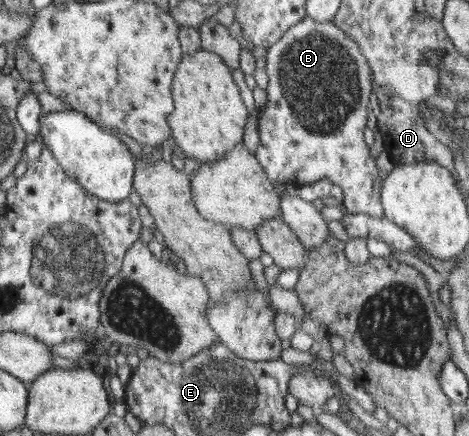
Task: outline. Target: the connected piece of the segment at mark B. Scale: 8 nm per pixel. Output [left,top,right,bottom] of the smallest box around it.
[255,17,382,217]

